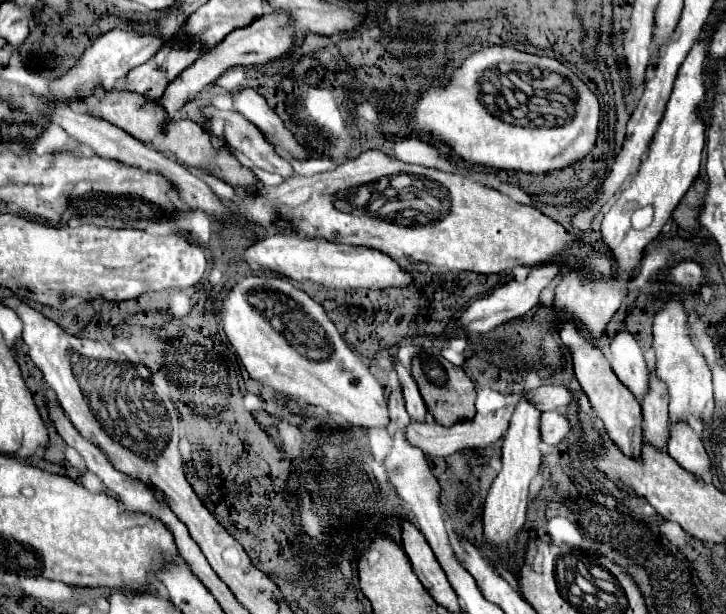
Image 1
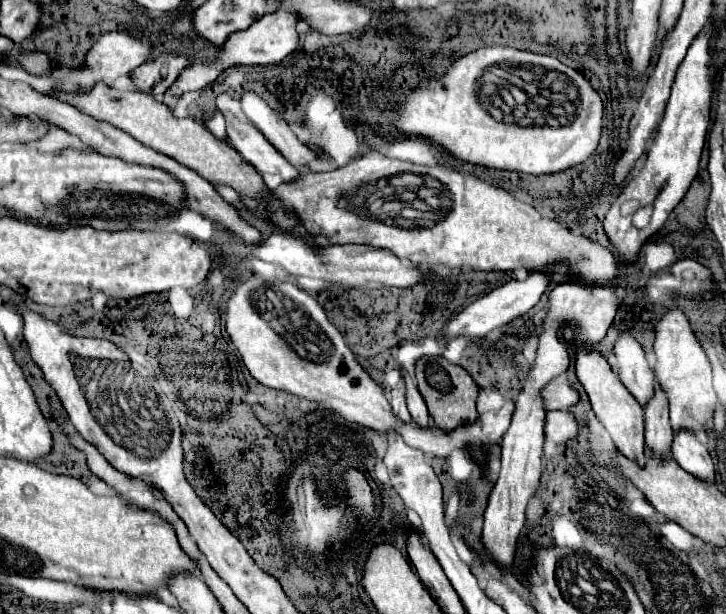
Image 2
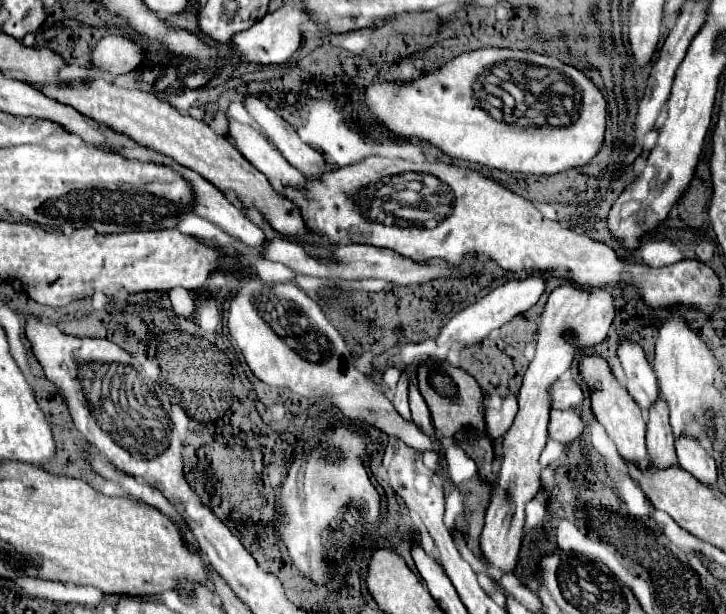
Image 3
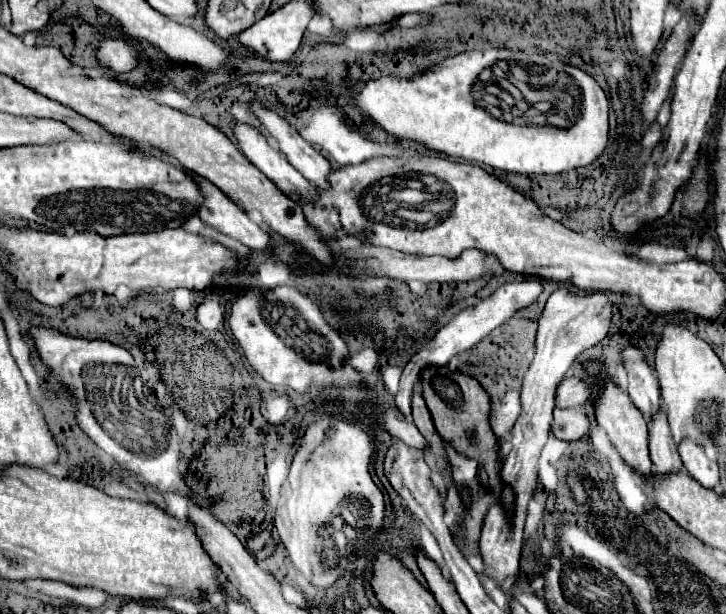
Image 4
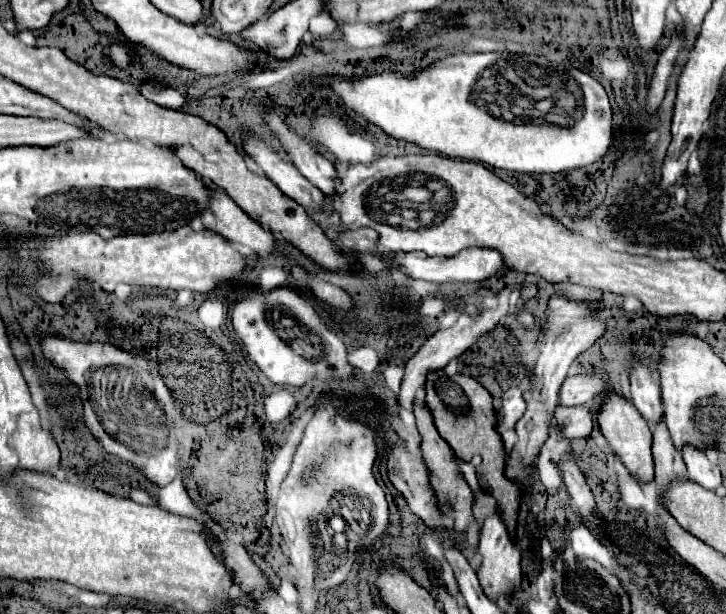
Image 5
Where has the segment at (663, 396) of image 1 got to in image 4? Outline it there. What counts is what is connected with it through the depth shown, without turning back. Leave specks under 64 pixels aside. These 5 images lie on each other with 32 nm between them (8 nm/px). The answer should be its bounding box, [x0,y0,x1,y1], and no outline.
[648,404,684,476]

